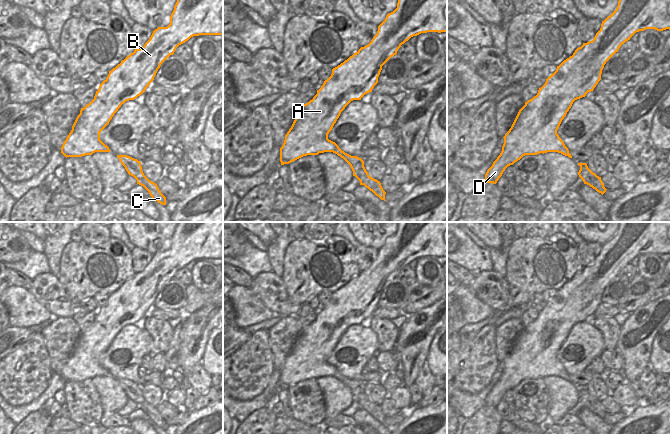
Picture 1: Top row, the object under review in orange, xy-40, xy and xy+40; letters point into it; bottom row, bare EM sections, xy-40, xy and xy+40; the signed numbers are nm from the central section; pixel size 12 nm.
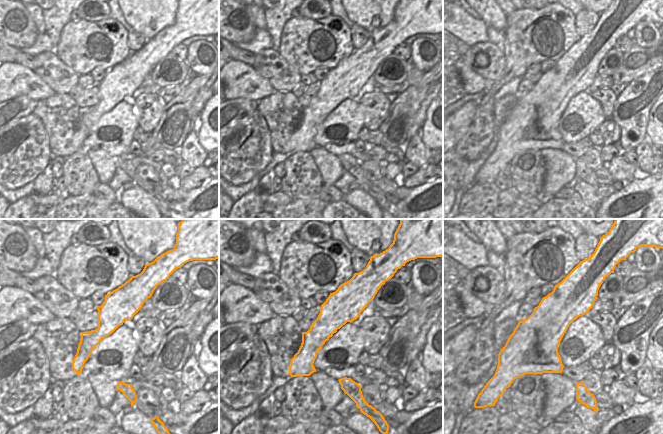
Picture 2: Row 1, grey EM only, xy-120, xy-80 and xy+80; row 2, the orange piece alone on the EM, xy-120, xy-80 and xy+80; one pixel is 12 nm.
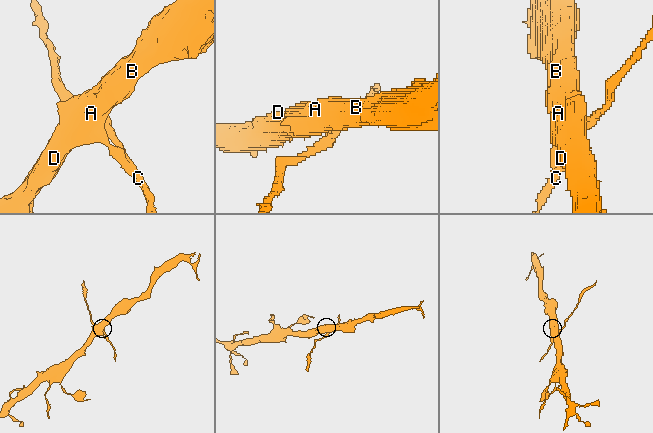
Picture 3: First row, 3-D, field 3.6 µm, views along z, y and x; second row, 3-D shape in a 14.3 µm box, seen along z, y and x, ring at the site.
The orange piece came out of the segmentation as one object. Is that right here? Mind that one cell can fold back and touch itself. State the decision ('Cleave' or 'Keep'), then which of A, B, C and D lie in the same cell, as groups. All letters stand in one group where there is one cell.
Cleave. Groups: A B D / C.

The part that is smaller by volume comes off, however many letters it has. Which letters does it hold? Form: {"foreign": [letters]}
{"foreign": ["C"]}

